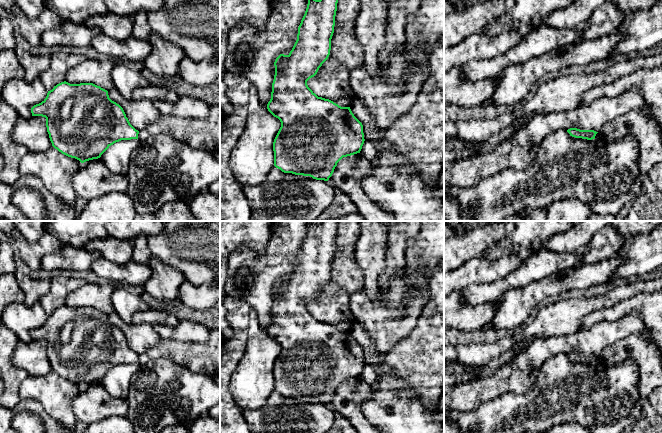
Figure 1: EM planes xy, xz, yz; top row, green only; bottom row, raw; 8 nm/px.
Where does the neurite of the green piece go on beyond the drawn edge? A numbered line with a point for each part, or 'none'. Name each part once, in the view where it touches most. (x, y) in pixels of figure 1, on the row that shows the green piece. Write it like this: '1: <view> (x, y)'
none

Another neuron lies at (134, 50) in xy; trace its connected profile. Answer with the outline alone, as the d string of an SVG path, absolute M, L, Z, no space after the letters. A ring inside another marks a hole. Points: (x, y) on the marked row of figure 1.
M103 33L95 36L90 45L110 59L131 62L143 62L152 51L148 40L139 40L131 36L126 41L117 41Z

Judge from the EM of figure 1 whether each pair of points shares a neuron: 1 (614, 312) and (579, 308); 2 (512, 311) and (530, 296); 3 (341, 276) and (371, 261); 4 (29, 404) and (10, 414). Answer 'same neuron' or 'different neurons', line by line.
1: different neurons
2: same neuron
3: different neurons
4: same neuron

